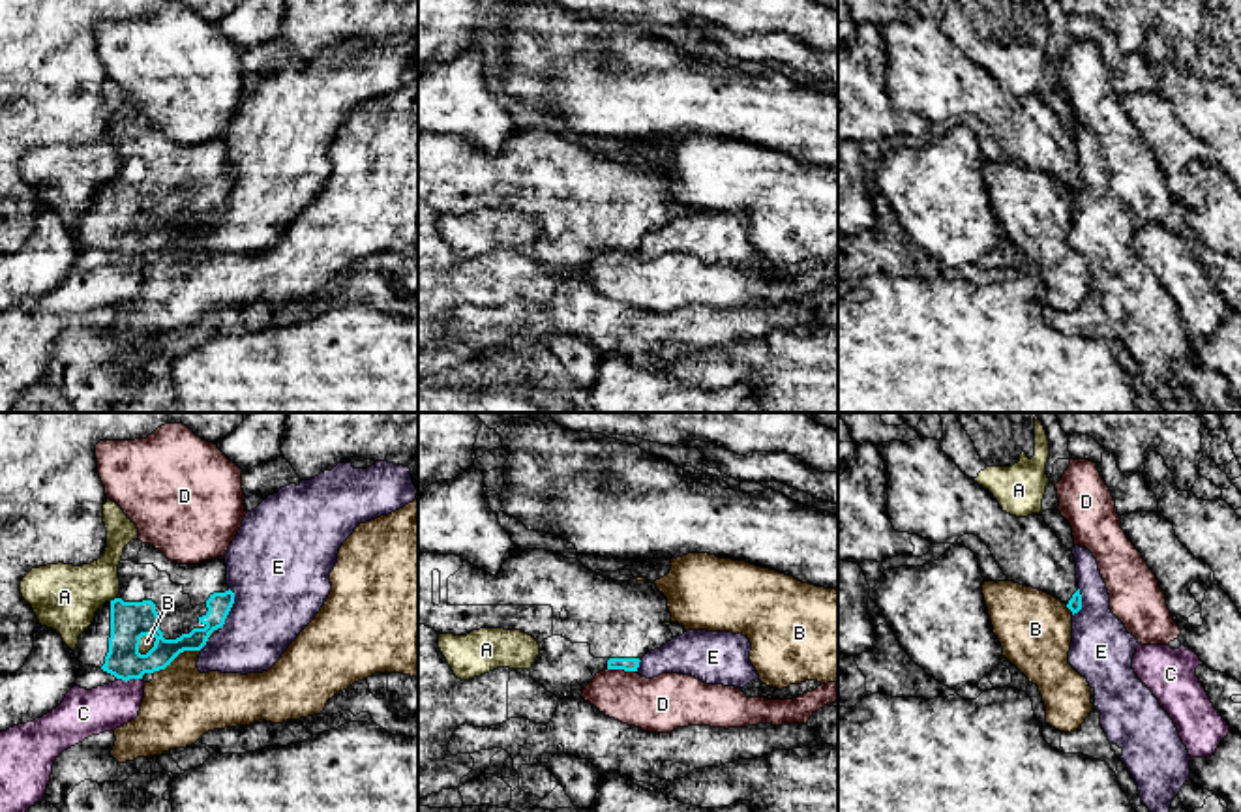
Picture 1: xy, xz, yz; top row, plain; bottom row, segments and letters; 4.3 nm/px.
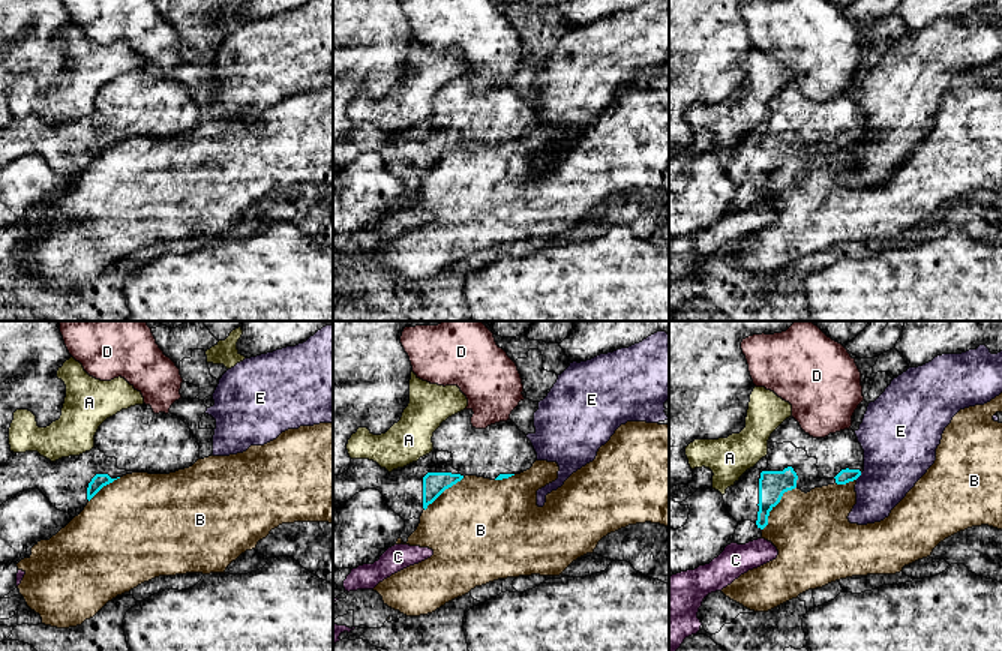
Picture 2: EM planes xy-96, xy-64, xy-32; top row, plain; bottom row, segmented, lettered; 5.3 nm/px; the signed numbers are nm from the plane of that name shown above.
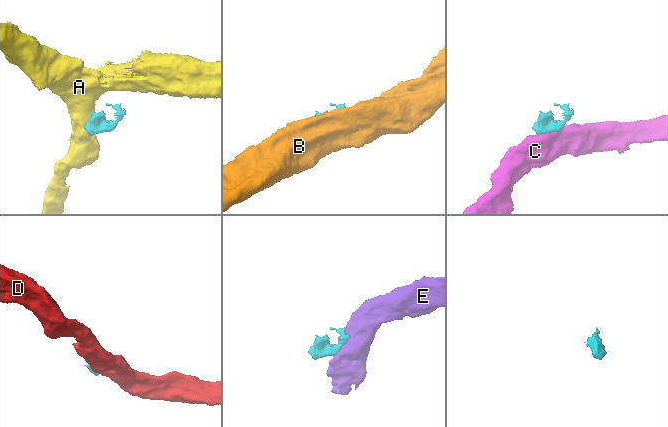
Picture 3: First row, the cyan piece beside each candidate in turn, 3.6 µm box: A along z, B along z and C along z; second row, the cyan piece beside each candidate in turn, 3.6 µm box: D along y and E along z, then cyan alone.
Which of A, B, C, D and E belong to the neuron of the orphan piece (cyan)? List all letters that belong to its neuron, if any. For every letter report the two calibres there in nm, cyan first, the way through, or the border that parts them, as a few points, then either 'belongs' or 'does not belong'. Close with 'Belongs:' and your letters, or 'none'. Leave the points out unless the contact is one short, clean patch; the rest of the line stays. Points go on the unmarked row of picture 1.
A: 170 nm thick on the cyan side, 280 nm on the other; border along xy (117, 177), (109, 180); does not belong
B: 170 nm thick on the cyan side, 60 nm on the other; does not belong
C: 170 nm thick on the cyan side, 200 nm on the other; border along xy (119, 257), (141, 259); does not belong
D: 60 nm thick on the cyan side, 240 nm on the other; border along xz (608, 248), (636, 252); does not belong
E: 100 nm thick on the cyan side, 440 nm on the other; does not belong
Belongs: none

